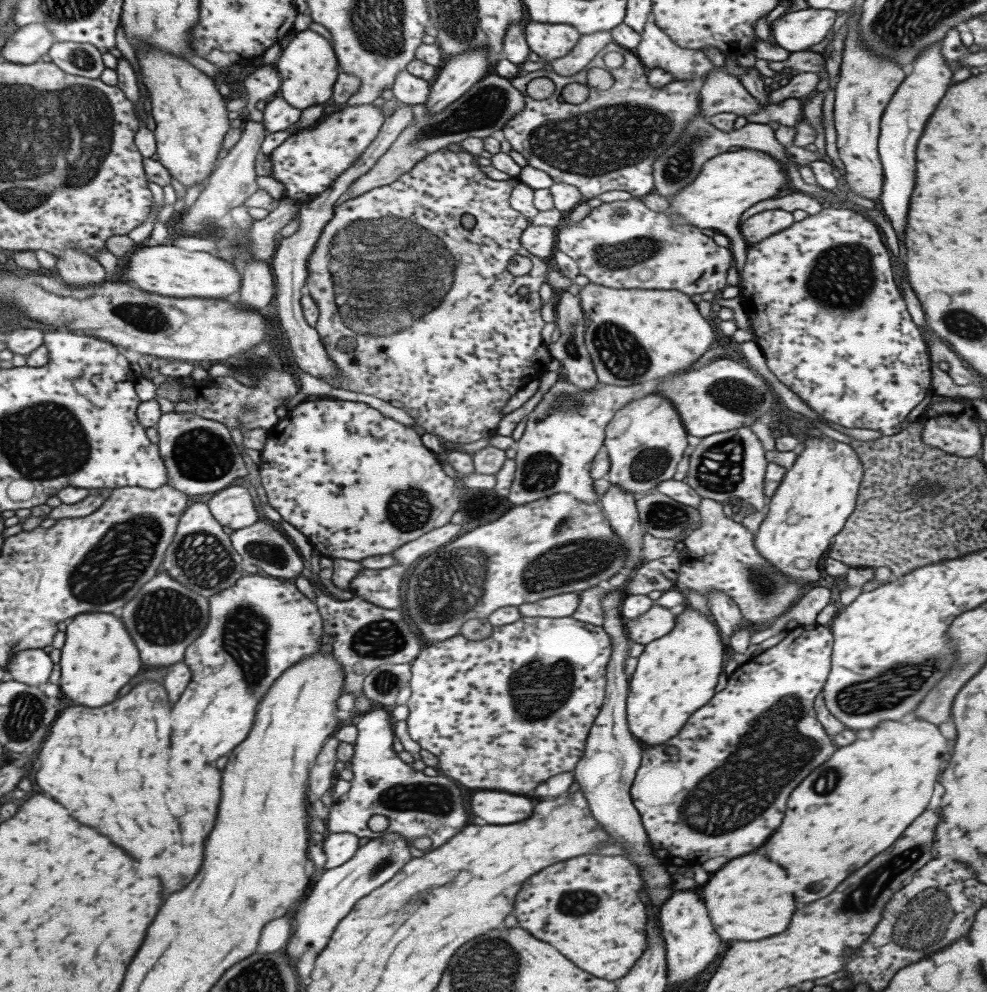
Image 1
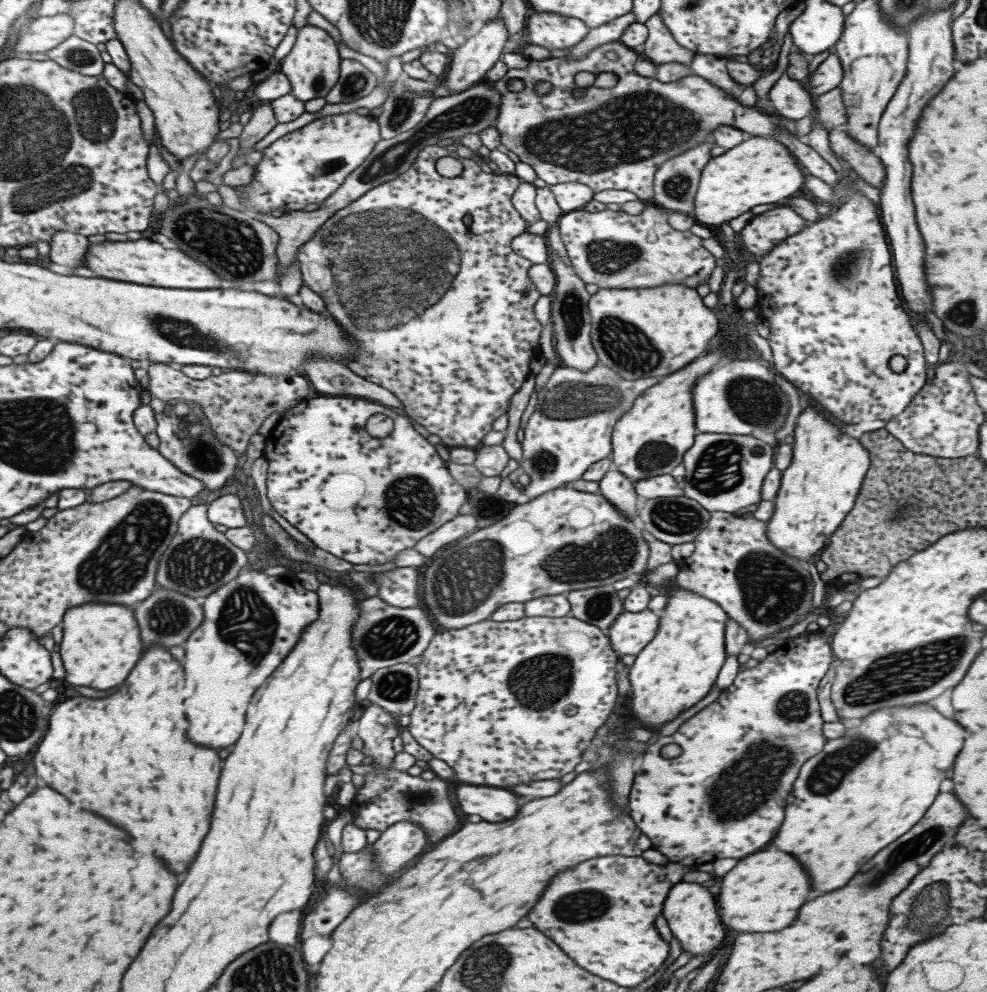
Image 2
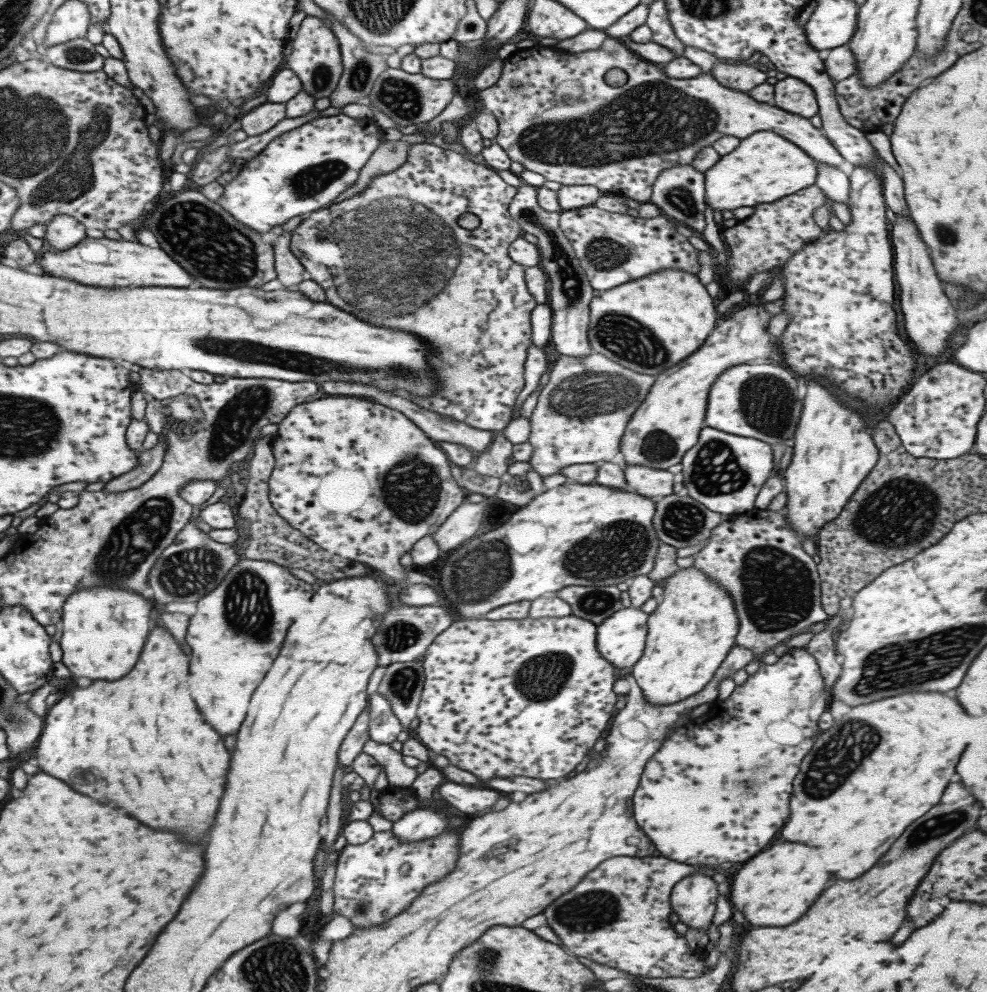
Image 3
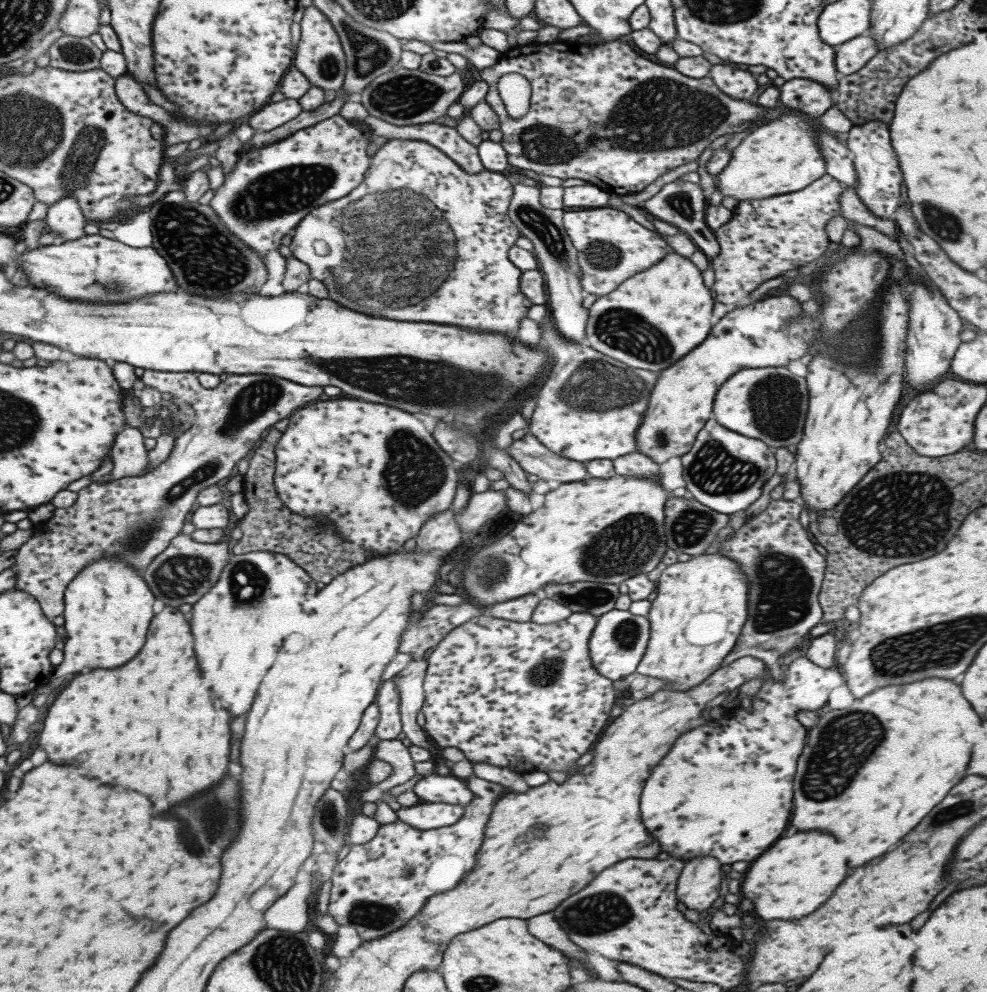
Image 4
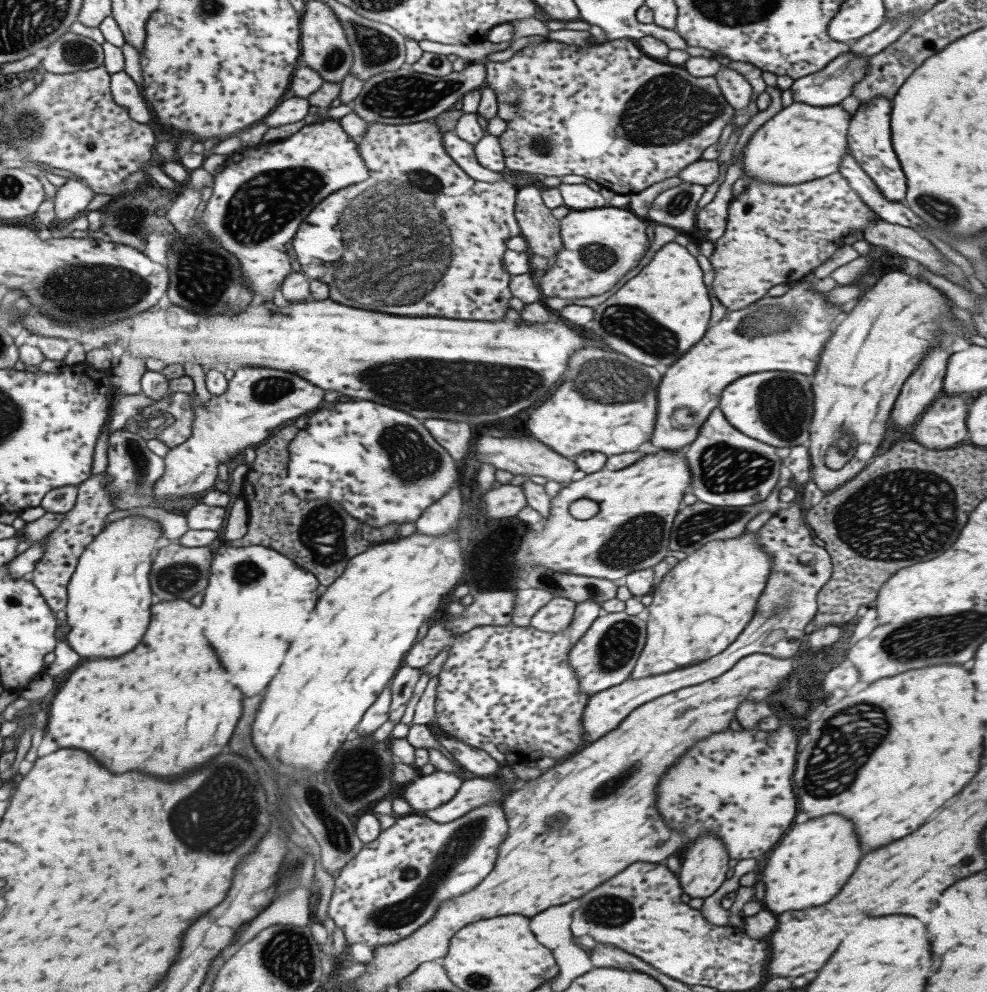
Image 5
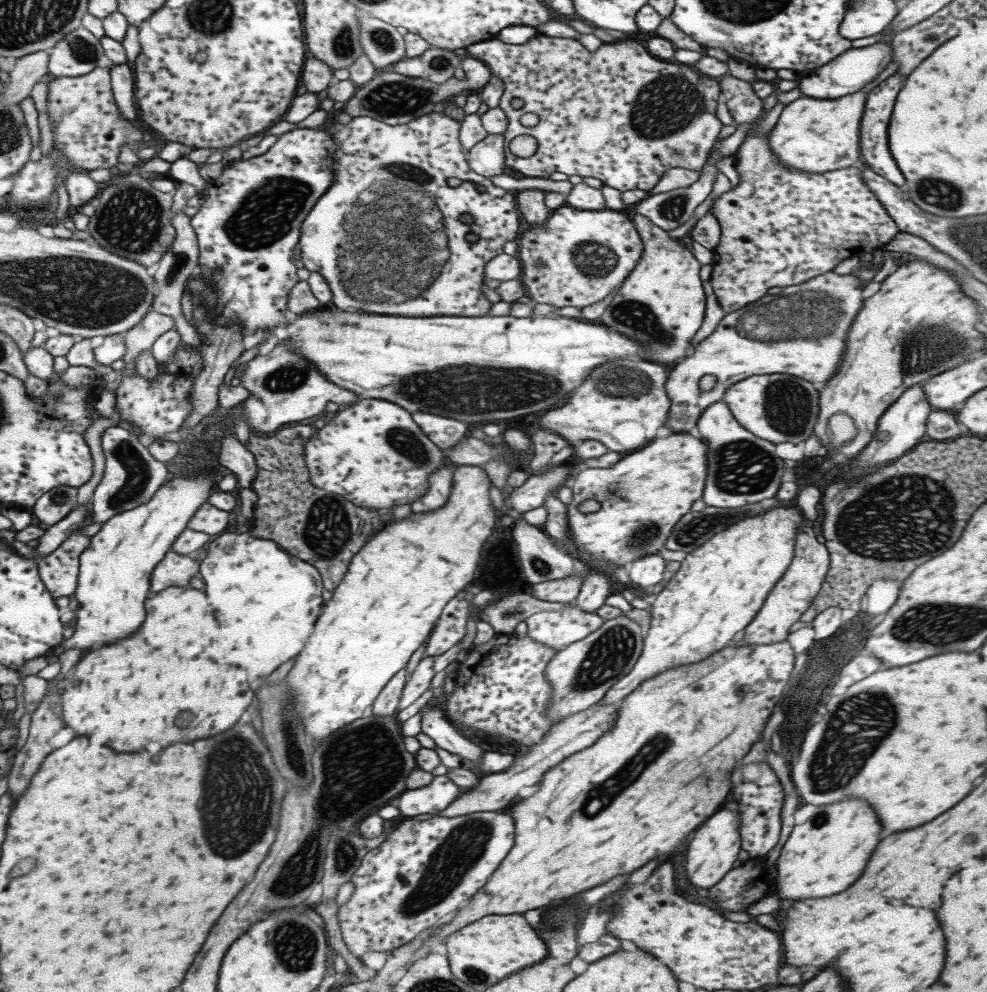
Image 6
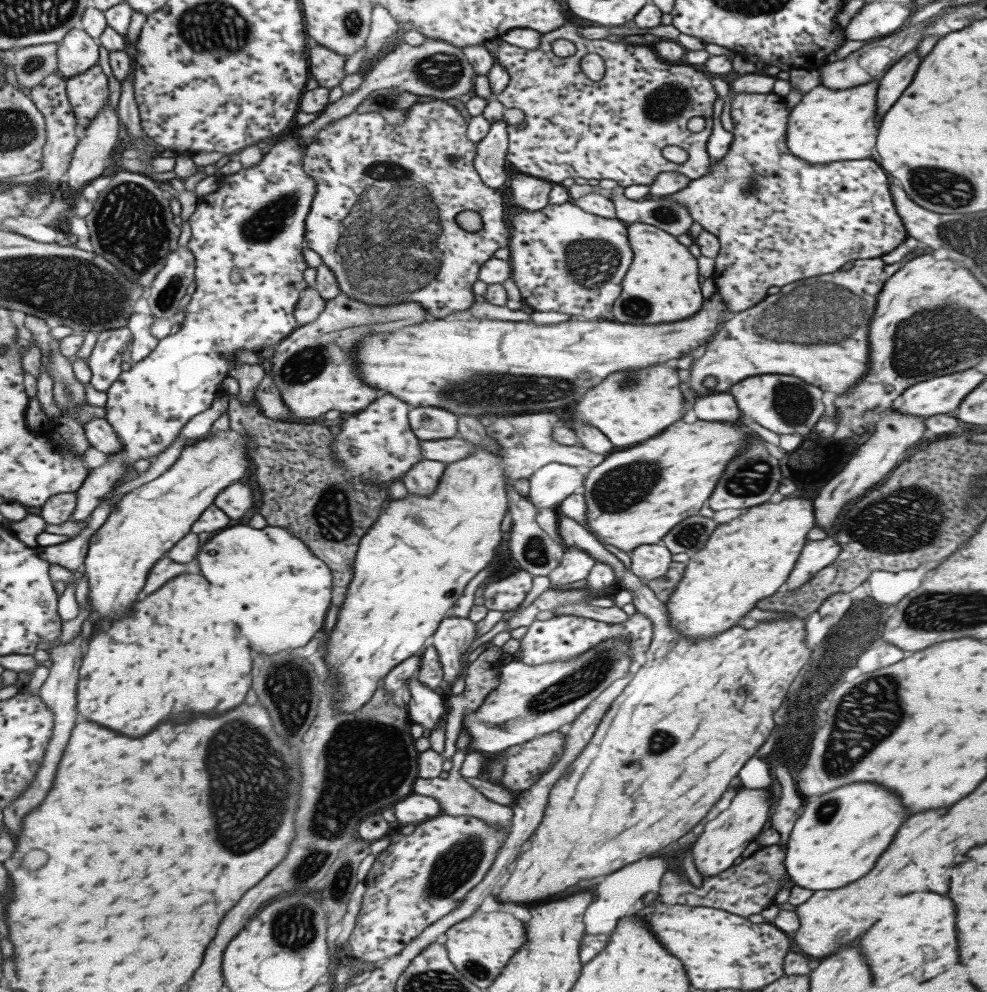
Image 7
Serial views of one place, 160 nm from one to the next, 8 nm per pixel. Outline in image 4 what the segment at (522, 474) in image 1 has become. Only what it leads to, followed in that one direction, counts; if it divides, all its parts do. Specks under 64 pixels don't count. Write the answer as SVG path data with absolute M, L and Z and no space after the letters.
M549 311L540 320L538 326L540 326L539 344L551 358L551 370L535 397L535 408L528 426L531 436L556 456L583 464L591 460L603 459L612 462L635 452L635 431L641 425L648 396L658 379L659 372L628 367L627 364L597 352L585 342L574 343L564 339L556 331Z

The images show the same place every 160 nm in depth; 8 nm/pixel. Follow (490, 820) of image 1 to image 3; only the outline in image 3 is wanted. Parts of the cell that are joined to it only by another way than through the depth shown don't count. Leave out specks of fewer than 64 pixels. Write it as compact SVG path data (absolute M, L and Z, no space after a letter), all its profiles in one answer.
M447 781L437 787L437 794L443 803L457 808L459 812L465 815L485 810L489 812L489 808L499 800L499 794L493 790L479 790L479 788L469 788L469 786L461 786L459 783Z

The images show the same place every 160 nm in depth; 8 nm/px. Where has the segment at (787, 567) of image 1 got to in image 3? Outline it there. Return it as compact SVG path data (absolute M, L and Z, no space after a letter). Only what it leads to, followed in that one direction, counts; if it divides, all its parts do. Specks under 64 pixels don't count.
M806 380L805 396L794 431L790 463L779 473L784 482L788 525L798 536L815 538L816 532L833 520L878 459L878 450L867 432L865 416L841 402L841 398L823 388L821 380Z

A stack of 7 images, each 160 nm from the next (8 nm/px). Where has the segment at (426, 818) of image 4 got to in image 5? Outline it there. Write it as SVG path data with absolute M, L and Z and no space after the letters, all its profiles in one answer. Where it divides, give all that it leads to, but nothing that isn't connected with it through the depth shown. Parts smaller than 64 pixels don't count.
M474 777L465 780L451 800L421 814L436 823L446 823L488 802L500 802L506 792L498 785L498 777Z

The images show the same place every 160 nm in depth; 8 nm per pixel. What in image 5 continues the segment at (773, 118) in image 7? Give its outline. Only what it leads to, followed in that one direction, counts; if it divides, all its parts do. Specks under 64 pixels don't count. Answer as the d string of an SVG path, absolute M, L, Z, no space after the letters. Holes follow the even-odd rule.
M722 67L713 75L717 87L721 91L726 103L734 110L741 110L751 100L751 86L744 80L741 74L732 69ZM839 171L794 185L769 184L754 178L742 193L729 201L724 233L713 242L713 252L708 258L714 276L711 293L727 311L739 310L765 296L771 286L790 285L807 276L833 256L849 232L862 233L874 217L872 210L856 195Z

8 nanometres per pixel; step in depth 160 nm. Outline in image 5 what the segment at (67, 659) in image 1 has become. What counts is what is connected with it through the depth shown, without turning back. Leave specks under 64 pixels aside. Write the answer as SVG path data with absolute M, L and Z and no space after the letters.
M131 515L115 522L107 523L102 531L82 550L73 574L66 586L67 600L64 611L68 631L66 643L81 658L115 658L123 652L129 652L143 636L149 624L149 571L152 564L151 552L155 542L161 538L161 525L145 516Z

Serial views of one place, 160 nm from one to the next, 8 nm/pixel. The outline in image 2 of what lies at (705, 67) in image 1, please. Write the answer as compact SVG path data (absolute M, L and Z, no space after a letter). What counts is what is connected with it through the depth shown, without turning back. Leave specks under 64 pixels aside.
M657 13L645 20L644 25L648 35L643 43L642 58L649 60L655 66L665 63L681 63L688 66L694 53L675 42Z

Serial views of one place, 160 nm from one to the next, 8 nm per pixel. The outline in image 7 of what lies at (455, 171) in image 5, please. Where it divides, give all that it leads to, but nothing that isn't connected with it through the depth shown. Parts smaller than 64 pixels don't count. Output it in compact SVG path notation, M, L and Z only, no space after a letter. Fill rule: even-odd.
M434 99L410 106L404 112L403 120L396 125L389 124L378 112L353 112L324 126L316 134L314 140L304 146L302 169L307 173L307 176L313 179L315 185L315 192L304 221L304 240L307 243L307 248L316 252L320 256L321 262L333 271L341 293L352 299L363 300L379 306L419 303L435 318L443 318L443 316L453 314L453 312L471 309L471 305L475 302L473 300L474 294L471 292L471 284L477 280L479 267L492 257L495 250L507 246L510 230L508 230L507 222L503 220L503 198L499 189L487 188L487 185L482 183L475 168L473 168L476 143L472 143L467 138L467 123L451 104L441 101L441 99ZM449 157L453 158L451 162L447 159ZM463 210L472 210L479 214L482 227L477 230L477 234L465 232L455 223L455 216ZM405 274L407 274L407 278L405 278ZM405 280L407 280L407 288L405 288Z

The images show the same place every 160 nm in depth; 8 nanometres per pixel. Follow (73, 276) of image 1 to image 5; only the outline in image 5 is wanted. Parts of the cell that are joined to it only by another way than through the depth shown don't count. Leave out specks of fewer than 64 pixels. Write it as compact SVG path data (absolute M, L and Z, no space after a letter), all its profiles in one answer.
M70 178L54 192L55 219L63 222L75 218L93 200L94 192L79 179Z

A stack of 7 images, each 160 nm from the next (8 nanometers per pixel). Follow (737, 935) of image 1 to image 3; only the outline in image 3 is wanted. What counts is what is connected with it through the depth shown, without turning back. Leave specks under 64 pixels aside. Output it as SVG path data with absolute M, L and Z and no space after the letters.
M773 844L765 852L753 856L733 876L729 902L739 910L751 926L787 926L795 922L823 892L831 874L815 862L817 850L805 844Z

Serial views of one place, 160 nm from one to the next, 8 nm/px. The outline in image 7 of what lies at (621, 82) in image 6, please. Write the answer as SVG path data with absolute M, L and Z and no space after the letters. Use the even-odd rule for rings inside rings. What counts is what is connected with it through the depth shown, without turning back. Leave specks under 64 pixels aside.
M565 22L559 28L551 32L541 34L539 46L535 50L525 50L524 48L517 48L517 46L507 44L507 42L498 42L498 48L488 51L494 56L495 62L499 63L506 70L505 72L507 72L508 75L508 84L506 88L496 96L496 100L499 101L505 109L517 108L517 110L521 110L524 116L523 121L526 124L523 129L518 129L517 126L506 127L508 134L506 160L509 161L509 164L511 164L517 172L549 181L552 184L559 184L562 180L565 180L565 178L585 178L585 180L589 180L589 178L595 178L595 180L609 178L609 180L614 180L617 186L625 188L626 186L631 186L631 184L650 185L660 172L678 172L690 180L695 180L701 179L708 171L711 162L706 151L706 142L712 131L713 121L711 118L711 106L713 106L716 94L707 76L693 69L692 66L674 65L666 62L655 54L650 45L627 45L621 42L610 42L605 39L589 40L583 38L578 28L568 22ZM559 38L565 38L565 40L569 40L569 42L574 44L576 51L573 55L560 58L551 53L551 43L554 40L559 40ZM589 53L598 54L603 59L605 65L602 80L598 82L588 80L583 73L581 73L579 60L581 60L585 54ZM693 116L700 116L704 120L705 125L699 132L690 132L687 127L685 127L685 122L687 122L689 118L693 118ZM664 146L679 146L679 148L687 152L687 159L682 164L667 161L665 158L661 157L661 149Z

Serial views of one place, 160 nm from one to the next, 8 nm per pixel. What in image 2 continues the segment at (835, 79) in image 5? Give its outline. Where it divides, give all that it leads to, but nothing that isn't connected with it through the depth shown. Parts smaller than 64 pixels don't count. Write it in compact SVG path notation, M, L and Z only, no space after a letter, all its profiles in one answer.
M781 75L769 89L768 99L772 109L787 121L796 121L811 113L810 94L799 81Z

